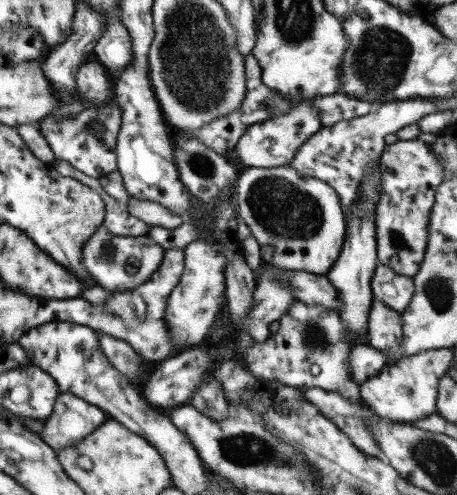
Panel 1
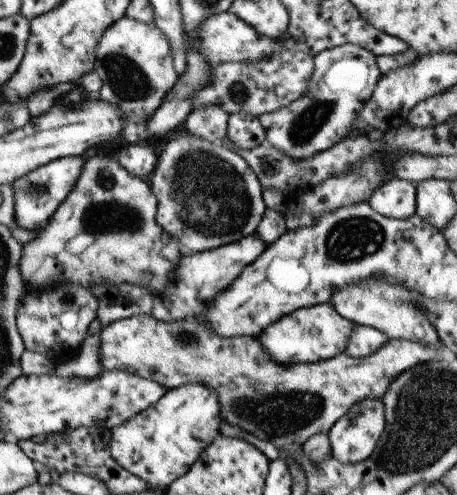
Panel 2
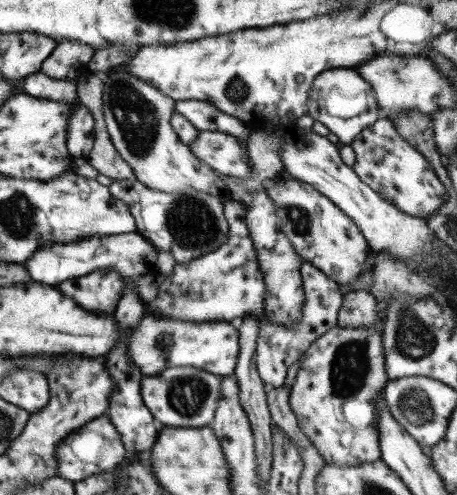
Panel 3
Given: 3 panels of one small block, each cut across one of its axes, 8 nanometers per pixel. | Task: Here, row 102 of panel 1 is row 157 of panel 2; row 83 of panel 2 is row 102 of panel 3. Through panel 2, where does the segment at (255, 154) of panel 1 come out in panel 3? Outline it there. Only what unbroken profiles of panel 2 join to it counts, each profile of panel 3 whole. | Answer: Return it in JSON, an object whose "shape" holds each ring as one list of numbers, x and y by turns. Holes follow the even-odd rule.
{"shape":[[351,67,325,70,314,79,309,91,308,115,322,123,338,145,350,145,362,133,378,121,379,105,372,85]]}

